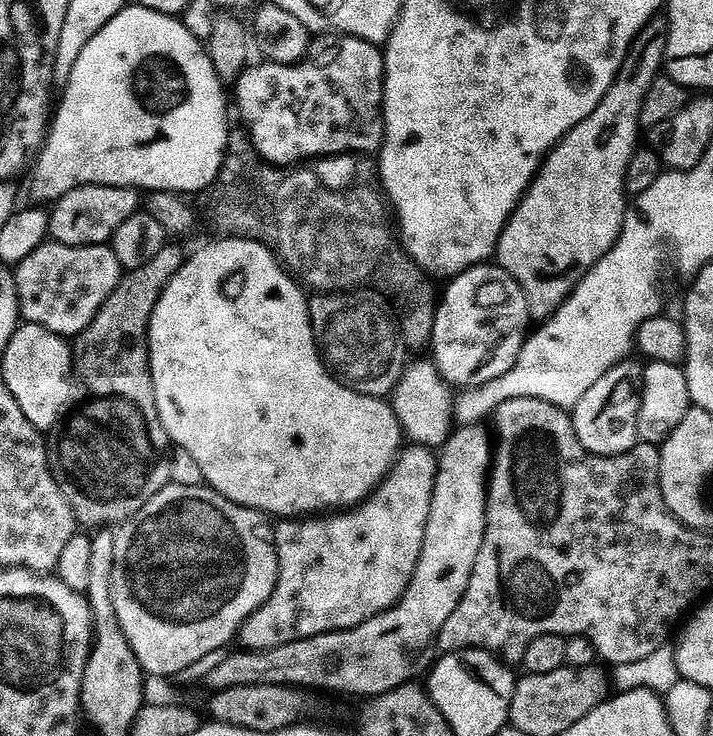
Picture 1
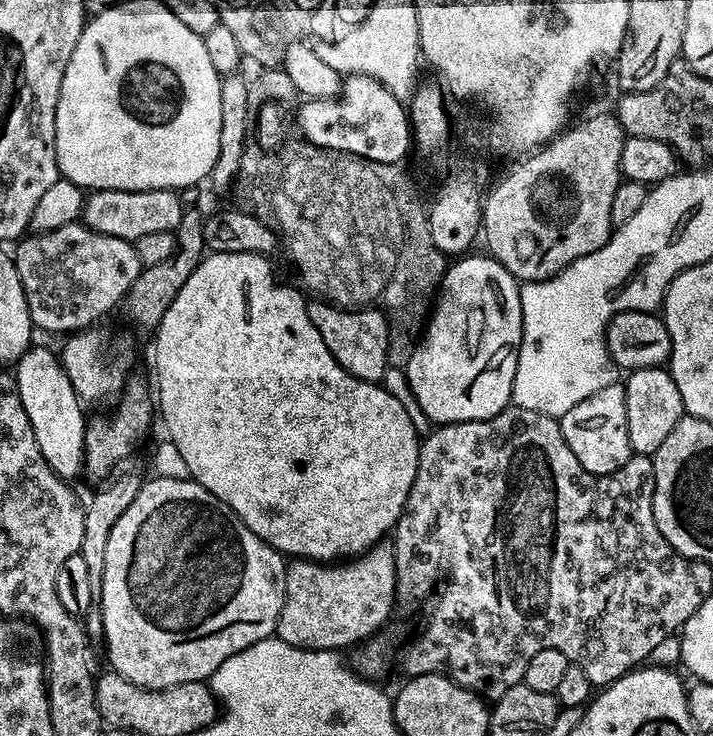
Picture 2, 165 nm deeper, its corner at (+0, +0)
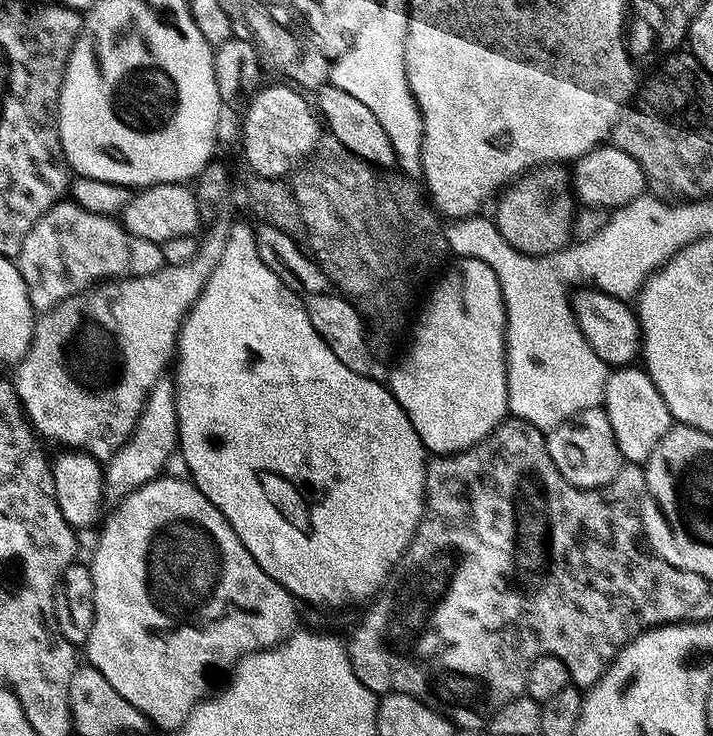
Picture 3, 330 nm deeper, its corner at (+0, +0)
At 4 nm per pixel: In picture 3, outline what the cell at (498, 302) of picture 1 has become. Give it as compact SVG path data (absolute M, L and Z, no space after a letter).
M460 258L455 263L452 269L449 267L431 285L432 293L430 288L428 301L426 296L410 332L412 345L404 361L393 370L390 383L392 397L402 406L406 418L410 418L425 449L438 456L448 456L452 452L461 452L474 446L490 435L500 421L509 415L506 359L508 315L504 309L504 295L498 286L498 278L494 270L490 270L490 266L481 260Z

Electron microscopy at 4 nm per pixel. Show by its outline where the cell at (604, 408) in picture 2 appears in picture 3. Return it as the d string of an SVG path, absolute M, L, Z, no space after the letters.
M603 407L587 408L575 412L570 419L551 429L546 436L548 453L554 458L554 466L570 482L579 488L601 488L620 473L622 457L618 442L614 442L614 430L610 430L610 418Z

